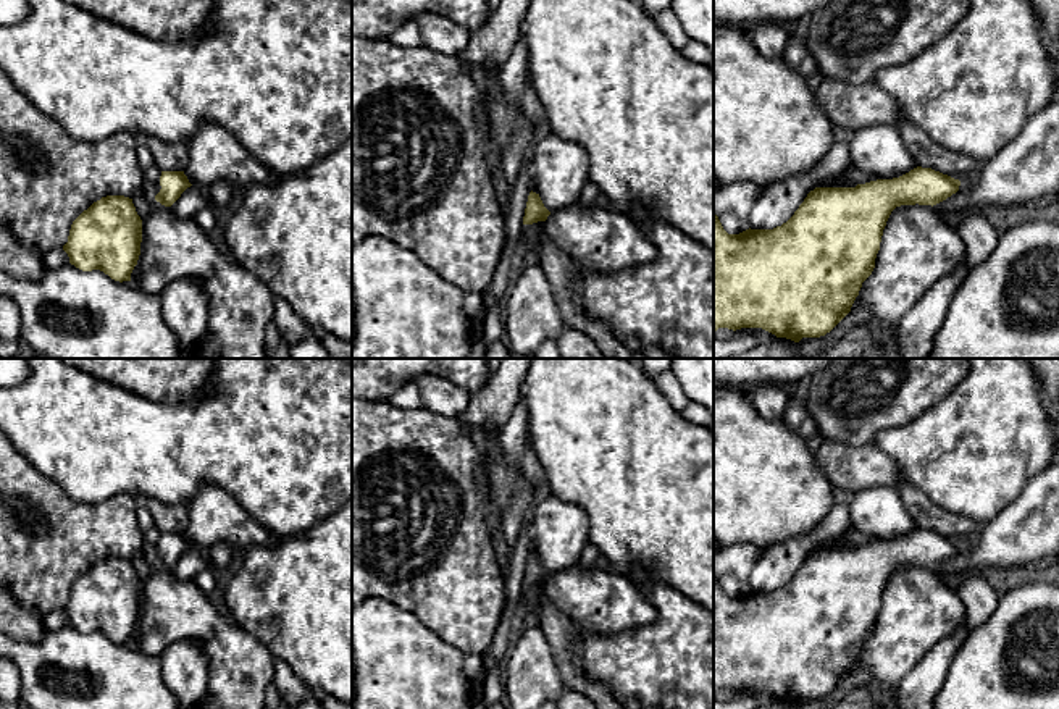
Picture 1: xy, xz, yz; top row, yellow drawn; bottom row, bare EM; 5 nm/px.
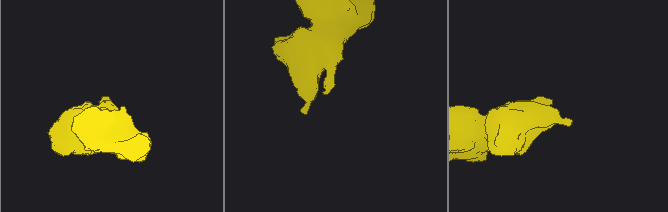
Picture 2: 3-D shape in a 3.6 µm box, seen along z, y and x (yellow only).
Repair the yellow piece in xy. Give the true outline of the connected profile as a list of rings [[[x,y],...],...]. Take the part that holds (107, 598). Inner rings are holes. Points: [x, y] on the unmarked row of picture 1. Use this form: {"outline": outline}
{"outline": [[[107,557],[71,586],[63,612],[82,633],[100,631],[115,643],[131,643],[142,604],[142,581],[132,560]]]}

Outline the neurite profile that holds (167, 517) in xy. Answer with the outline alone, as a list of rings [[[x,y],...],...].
[[[145,499],[145,506],[152,514],[153,525],[161,533],[184,533],[189,523],[187,504],[165,504],[157,499]]]

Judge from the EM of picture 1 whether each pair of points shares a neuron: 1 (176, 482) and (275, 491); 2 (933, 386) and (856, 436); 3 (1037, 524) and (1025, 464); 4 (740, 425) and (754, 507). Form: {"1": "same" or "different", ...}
{"1": "same", "2": "same", "3": "different", "4": "same"}

